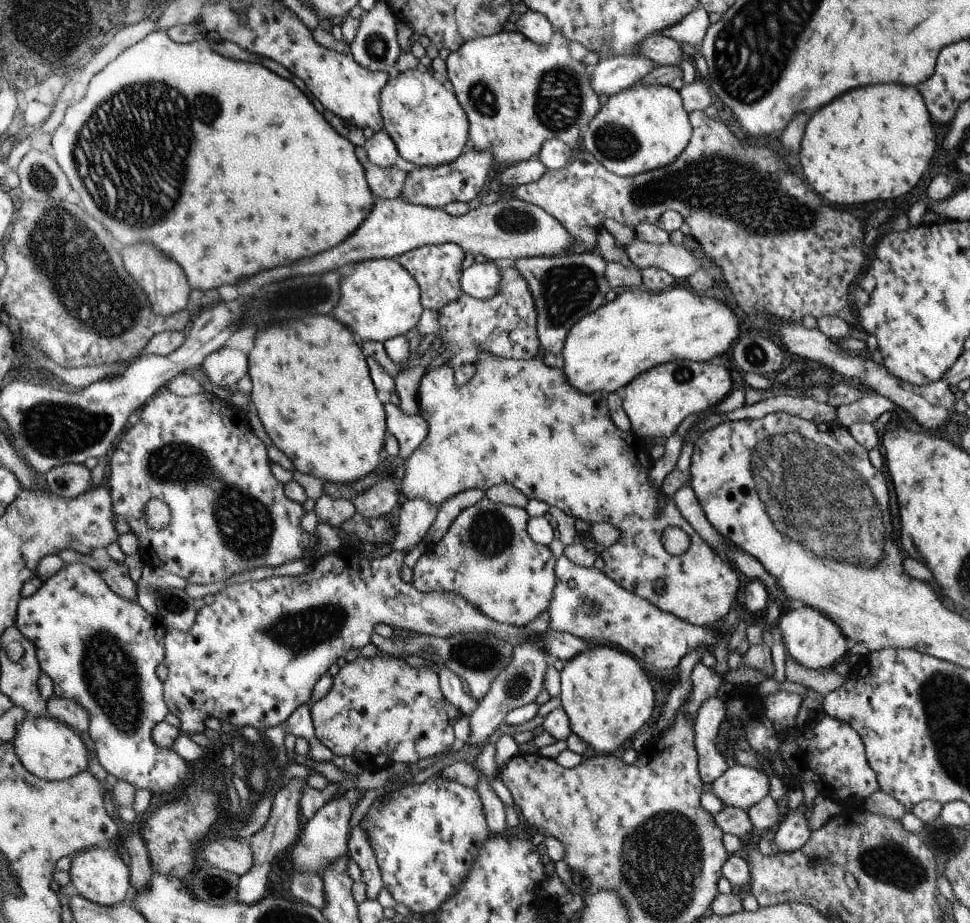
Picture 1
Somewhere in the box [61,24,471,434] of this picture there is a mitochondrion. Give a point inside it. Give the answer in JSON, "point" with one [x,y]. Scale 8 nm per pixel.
{"point":[134,149]}

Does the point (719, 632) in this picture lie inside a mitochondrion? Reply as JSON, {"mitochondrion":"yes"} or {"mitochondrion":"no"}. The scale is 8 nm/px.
{"mitochondrion":"no"}

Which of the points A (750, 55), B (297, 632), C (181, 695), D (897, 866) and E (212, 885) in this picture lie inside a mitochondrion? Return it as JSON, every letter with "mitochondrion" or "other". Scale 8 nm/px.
{"A":"mitochondrion","B":"mitochondrion","C":"other","D":"mitochondrion","E":"mitochondrion"}

